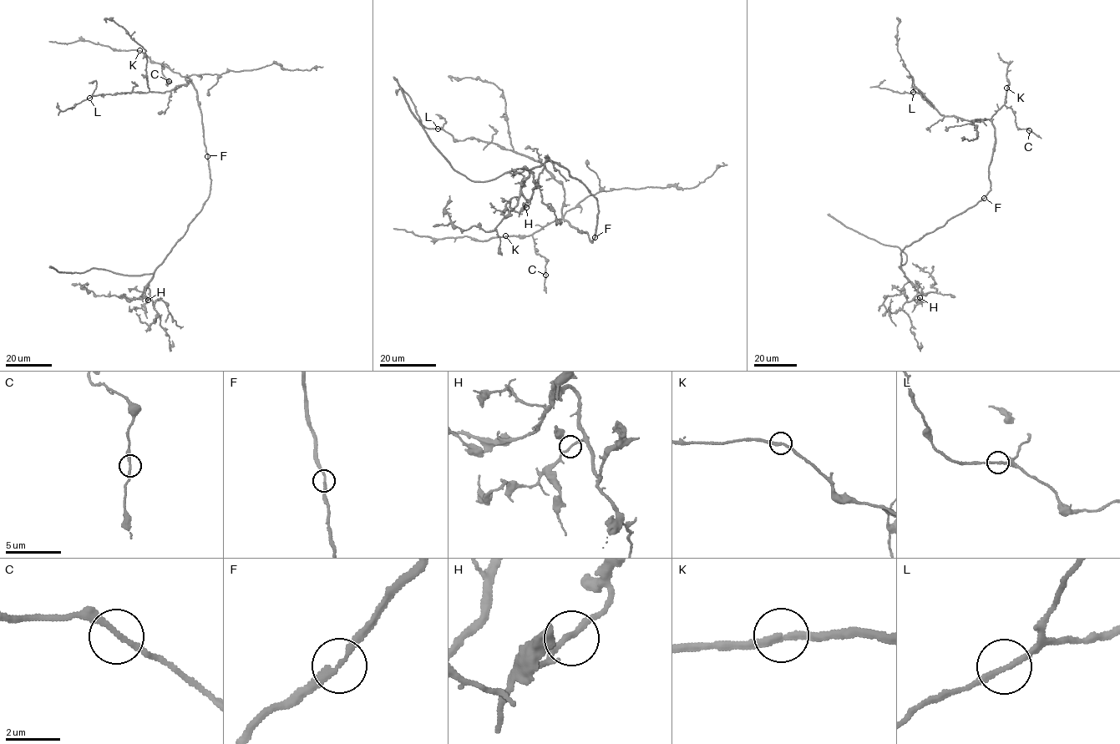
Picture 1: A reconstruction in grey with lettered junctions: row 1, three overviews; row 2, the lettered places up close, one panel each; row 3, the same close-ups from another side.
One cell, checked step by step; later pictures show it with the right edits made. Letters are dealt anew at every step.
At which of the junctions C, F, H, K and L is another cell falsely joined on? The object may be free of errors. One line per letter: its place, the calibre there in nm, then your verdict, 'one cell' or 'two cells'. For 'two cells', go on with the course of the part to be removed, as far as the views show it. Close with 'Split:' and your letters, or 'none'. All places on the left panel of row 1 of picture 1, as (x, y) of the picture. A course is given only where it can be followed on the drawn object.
C: (169, 81) | 200 nm | one cell
F: (207, 156) | 200 nm | one cell
H: (148, 300) | 200 nm | one cell
K: (139, 50) | 240 nm | one cell
L: (89, 98) | 200 nm | one cell
Split: none

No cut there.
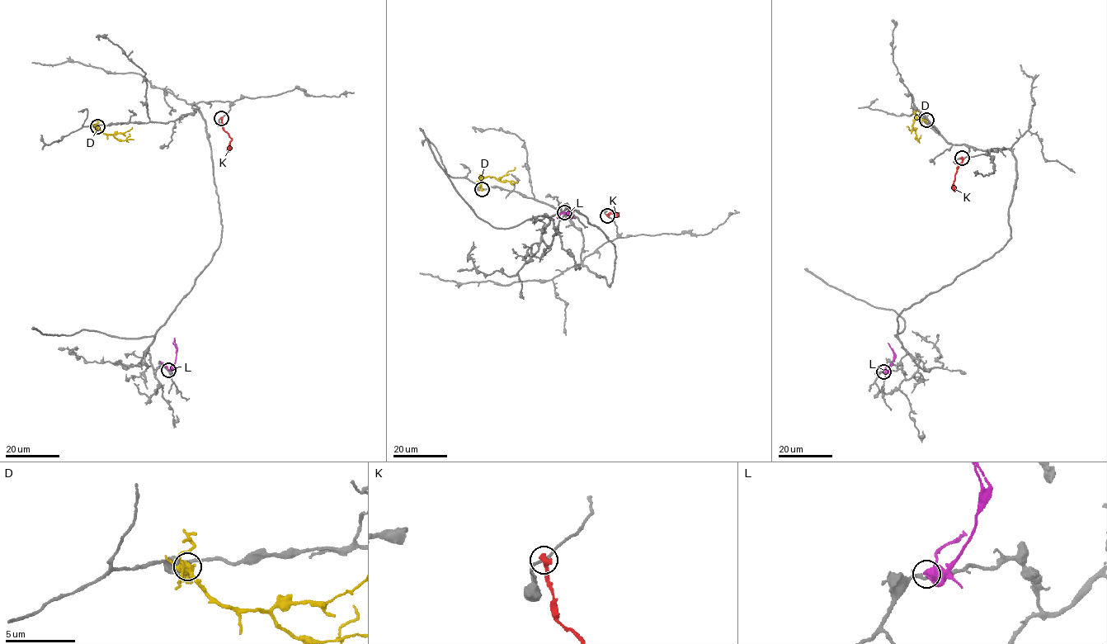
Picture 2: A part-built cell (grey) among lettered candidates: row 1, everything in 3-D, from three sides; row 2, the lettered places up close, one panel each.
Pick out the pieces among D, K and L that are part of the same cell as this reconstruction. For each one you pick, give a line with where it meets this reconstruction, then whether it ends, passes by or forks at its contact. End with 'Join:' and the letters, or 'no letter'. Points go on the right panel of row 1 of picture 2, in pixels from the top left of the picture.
L: (883, 371) | it passes by
Join: L

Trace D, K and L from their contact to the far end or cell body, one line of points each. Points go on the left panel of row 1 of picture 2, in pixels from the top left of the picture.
D: (97, 125), (103, 133), (111, 134), (123, 134), (132, 128)
K: (221, 118), (223, 128), (232, 139), (228, 151)
L: (168, 369), (174, 363), (176, 352), (174, 338)

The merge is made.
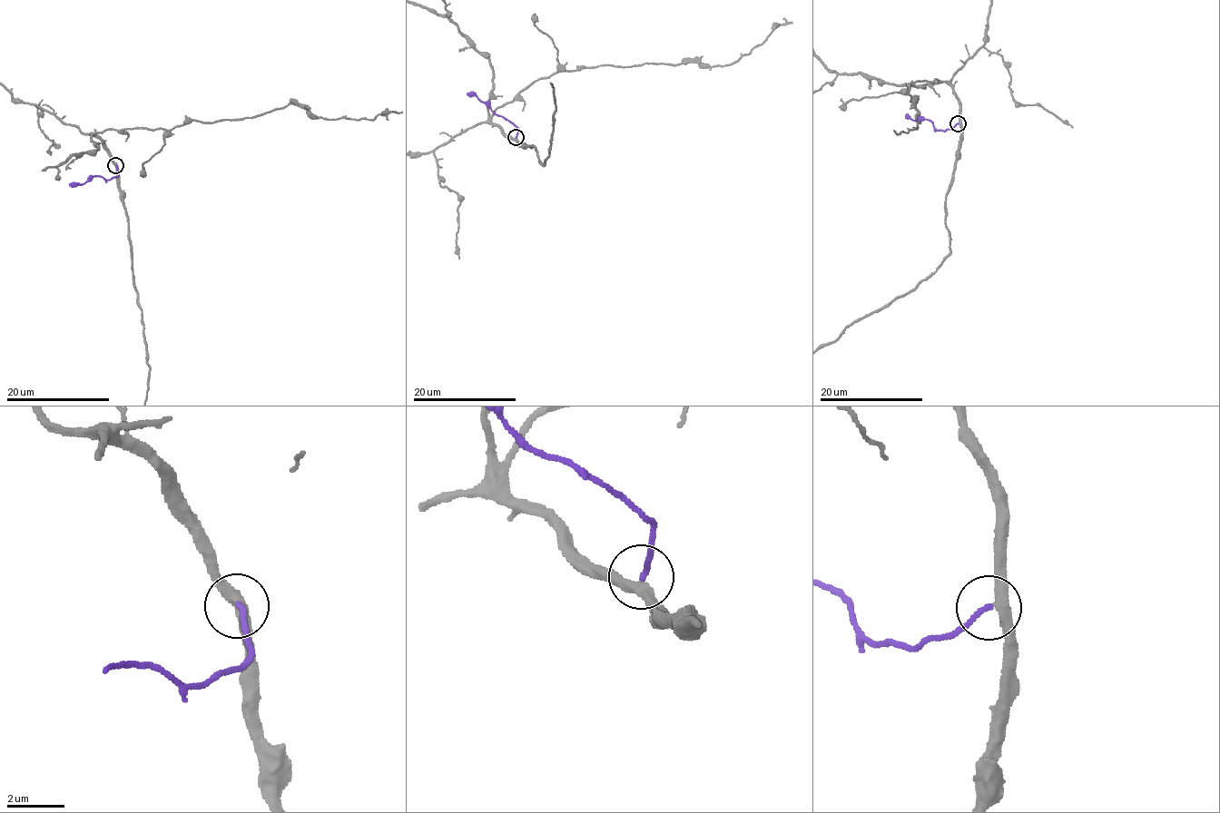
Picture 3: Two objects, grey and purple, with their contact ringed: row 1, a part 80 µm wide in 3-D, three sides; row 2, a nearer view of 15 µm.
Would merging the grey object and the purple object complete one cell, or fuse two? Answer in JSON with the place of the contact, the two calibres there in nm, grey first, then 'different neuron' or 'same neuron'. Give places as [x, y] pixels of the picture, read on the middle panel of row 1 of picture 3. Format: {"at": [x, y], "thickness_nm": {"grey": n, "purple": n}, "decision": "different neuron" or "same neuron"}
{"at": [516, 137], "thickness_nm": {"grey": 380, "purple": 180}, "decision": "same neuron"}

